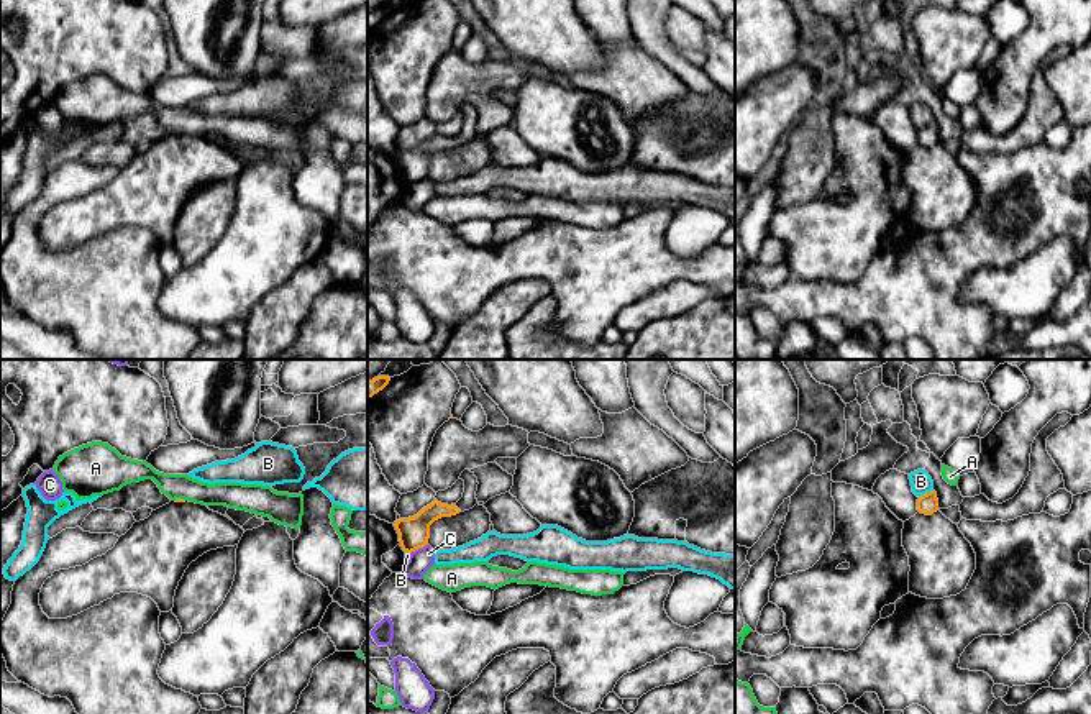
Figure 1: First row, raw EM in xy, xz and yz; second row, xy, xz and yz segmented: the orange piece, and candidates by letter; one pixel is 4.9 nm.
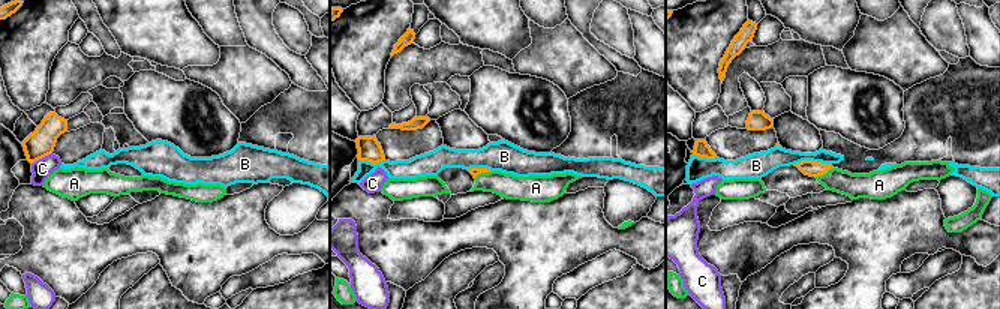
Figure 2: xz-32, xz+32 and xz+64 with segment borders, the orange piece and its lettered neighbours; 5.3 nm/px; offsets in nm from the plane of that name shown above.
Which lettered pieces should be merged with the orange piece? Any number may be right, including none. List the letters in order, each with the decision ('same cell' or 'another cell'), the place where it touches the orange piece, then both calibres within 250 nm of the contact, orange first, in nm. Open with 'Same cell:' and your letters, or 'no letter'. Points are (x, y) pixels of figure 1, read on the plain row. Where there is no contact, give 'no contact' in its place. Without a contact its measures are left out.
Same cell: A
A: same cell | xy (179, 132) | 20/130 nm
B: another cell | yz (927, 125) | 100/100 nm
C: another cell | xz (419, 179) | 160/120 nm

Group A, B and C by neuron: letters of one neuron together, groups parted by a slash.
A / B / C

